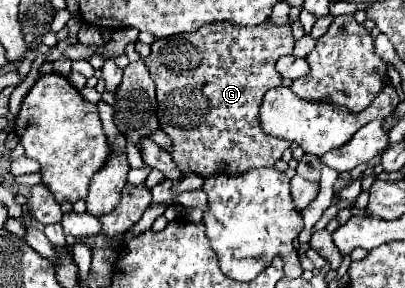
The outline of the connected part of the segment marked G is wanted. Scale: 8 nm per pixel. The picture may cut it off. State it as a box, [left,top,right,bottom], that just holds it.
[146,21,296,177]

